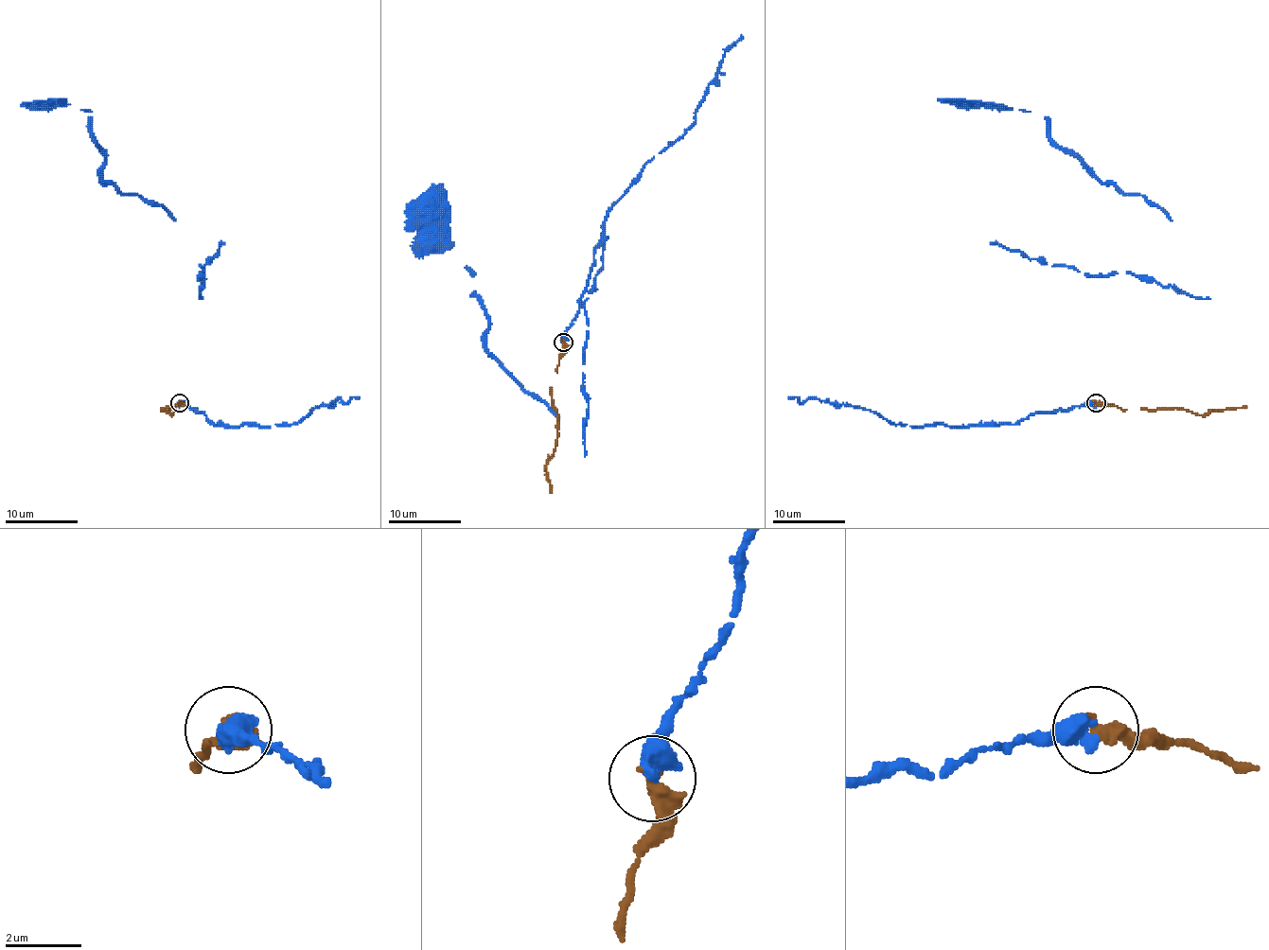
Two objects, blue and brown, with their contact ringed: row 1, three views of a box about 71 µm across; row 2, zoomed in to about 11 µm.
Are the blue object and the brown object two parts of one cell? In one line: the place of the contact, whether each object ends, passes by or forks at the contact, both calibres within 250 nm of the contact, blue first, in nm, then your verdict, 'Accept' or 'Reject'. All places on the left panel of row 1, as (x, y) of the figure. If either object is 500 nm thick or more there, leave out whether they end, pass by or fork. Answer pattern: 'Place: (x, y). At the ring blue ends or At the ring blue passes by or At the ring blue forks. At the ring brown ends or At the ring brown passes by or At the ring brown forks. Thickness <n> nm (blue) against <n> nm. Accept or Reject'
Place: (179, 402). Thickness 550 nm (blue) against 460 nm. Accept

